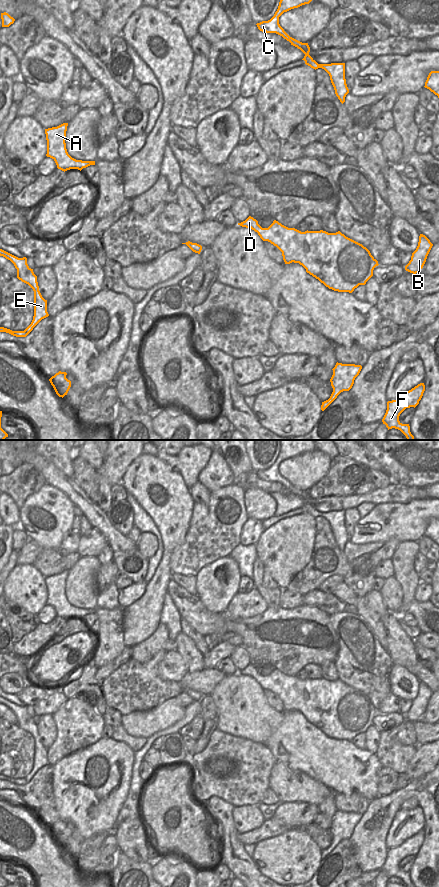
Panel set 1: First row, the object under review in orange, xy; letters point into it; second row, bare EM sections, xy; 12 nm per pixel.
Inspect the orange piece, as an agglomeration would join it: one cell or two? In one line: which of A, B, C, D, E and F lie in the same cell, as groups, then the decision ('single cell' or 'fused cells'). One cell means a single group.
groups A B C E F / D; fused cells

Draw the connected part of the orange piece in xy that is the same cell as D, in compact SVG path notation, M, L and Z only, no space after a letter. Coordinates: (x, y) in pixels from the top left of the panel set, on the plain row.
M249 664L238 673L251 676L258 681L263 689L268 689L276 694L282 700L285 712L290 712L294 708L300 712L301 709L306 709L306 704L312 702L310 699L307 702L302 698L302 690L299 687L304 685L304 680L288 676L276 668L268 676L262 676L256 667Z

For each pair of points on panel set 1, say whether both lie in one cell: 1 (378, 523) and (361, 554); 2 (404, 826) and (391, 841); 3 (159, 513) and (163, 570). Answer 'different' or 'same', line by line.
1: different
2: same
3: same

